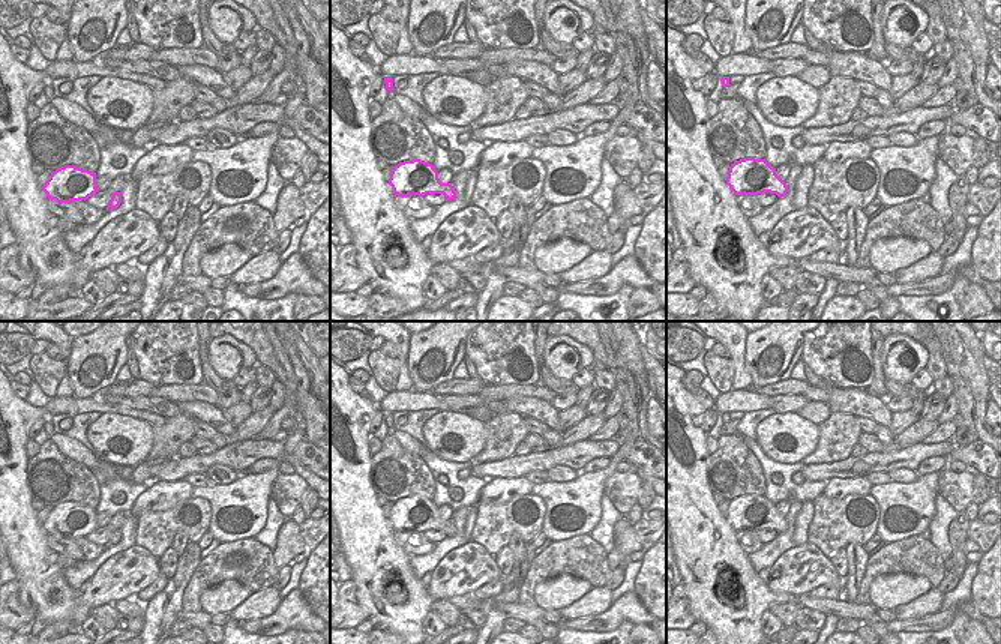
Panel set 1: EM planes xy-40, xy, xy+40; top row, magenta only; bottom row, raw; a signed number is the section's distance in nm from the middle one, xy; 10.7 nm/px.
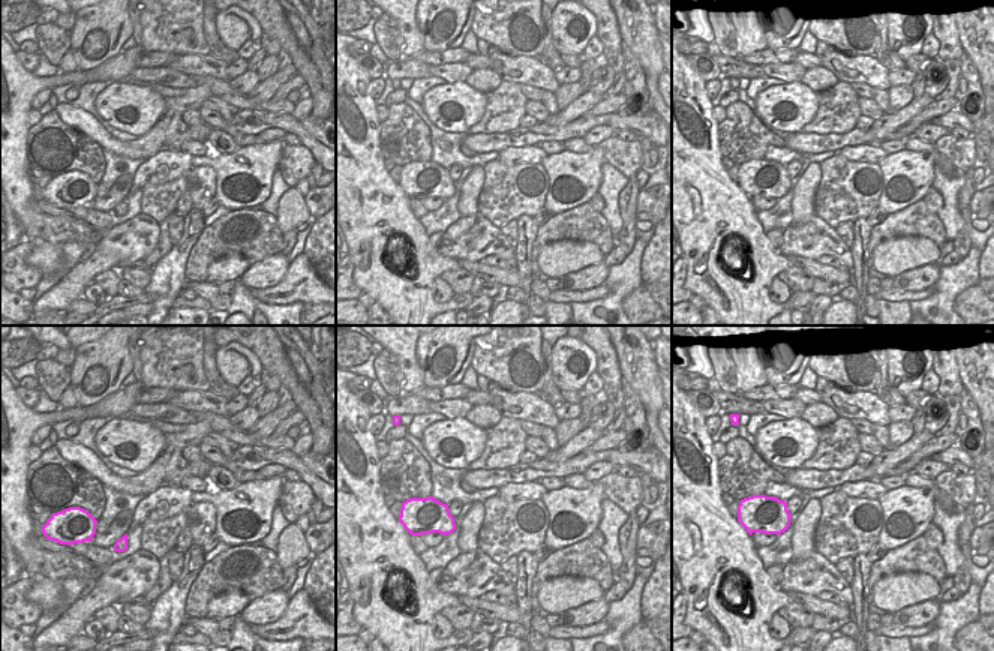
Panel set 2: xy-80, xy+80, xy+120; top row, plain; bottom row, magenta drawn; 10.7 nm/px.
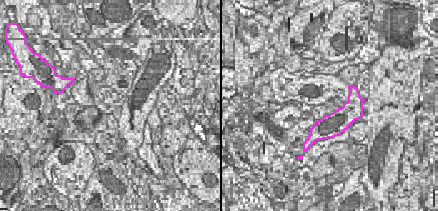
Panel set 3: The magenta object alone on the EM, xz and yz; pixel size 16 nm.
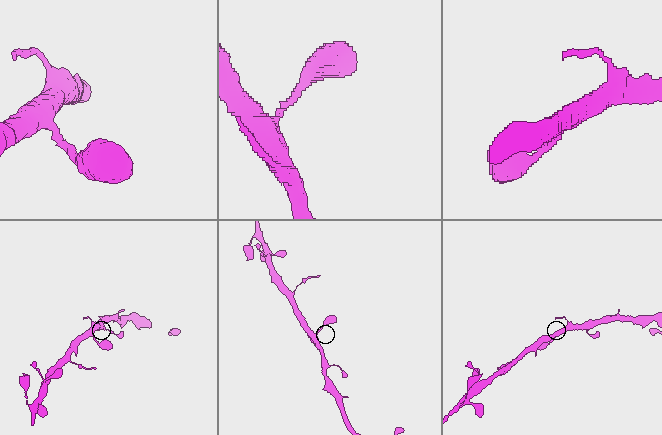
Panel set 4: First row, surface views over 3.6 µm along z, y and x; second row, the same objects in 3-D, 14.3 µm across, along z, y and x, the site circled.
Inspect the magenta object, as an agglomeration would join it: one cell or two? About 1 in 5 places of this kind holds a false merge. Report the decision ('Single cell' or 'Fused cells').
Single cell.

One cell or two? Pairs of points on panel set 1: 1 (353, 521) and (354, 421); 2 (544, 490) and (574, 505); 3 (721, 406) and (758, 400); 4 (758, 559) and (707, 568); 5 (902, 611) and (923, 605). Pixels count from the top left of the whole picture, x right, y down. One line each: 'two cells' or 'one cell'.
1: one cell
2: one cell
3: one cell
4: two cells
5: one cell

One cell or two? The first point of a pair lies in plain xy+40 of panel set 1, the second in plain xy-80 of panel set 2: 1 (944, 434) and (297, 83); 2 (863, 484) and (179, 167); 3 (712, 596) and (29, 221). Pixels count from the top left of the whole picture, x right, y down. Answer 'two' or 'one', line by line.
1: one
2: one
3: one

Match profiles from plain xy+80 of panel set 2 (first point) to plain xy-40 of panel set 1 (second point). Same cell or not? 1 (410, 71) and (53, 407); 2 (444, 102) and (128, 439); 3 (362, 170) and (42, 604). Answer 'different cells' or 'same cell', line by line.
1: same cell
2: same cell
3: same cell

